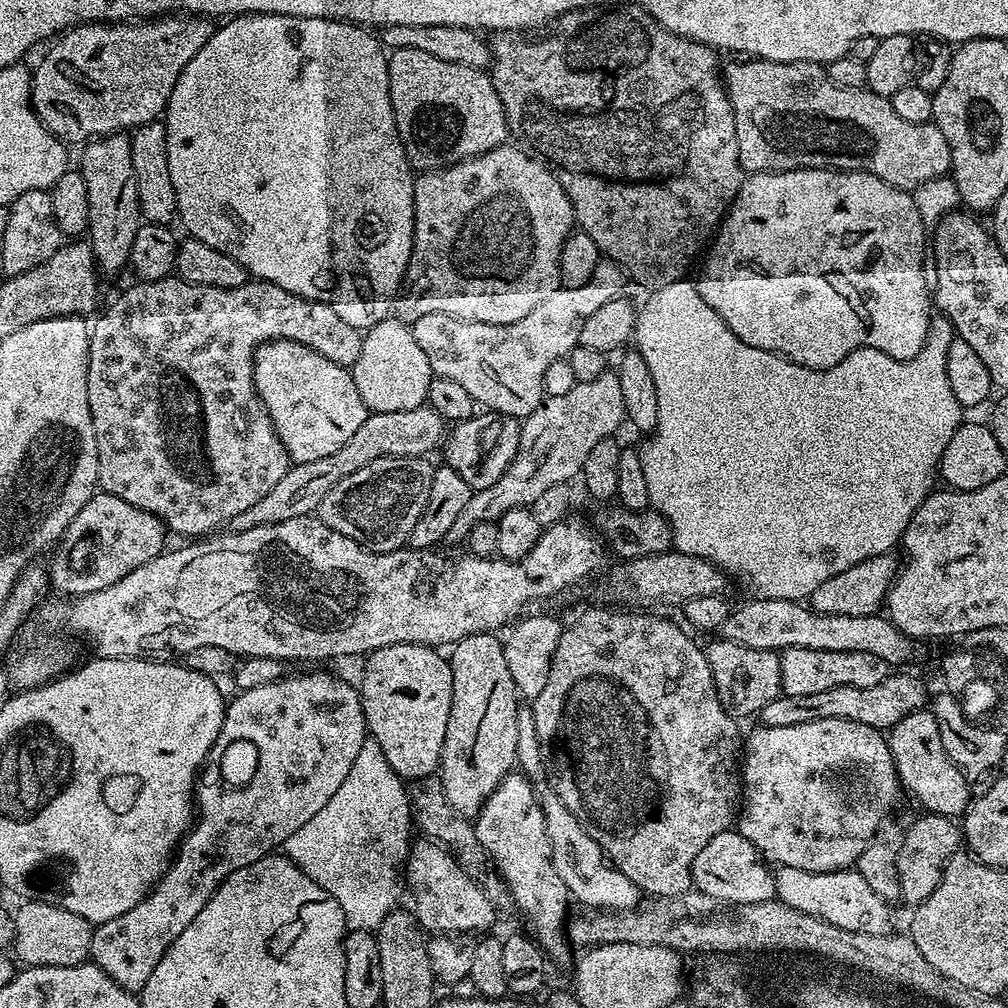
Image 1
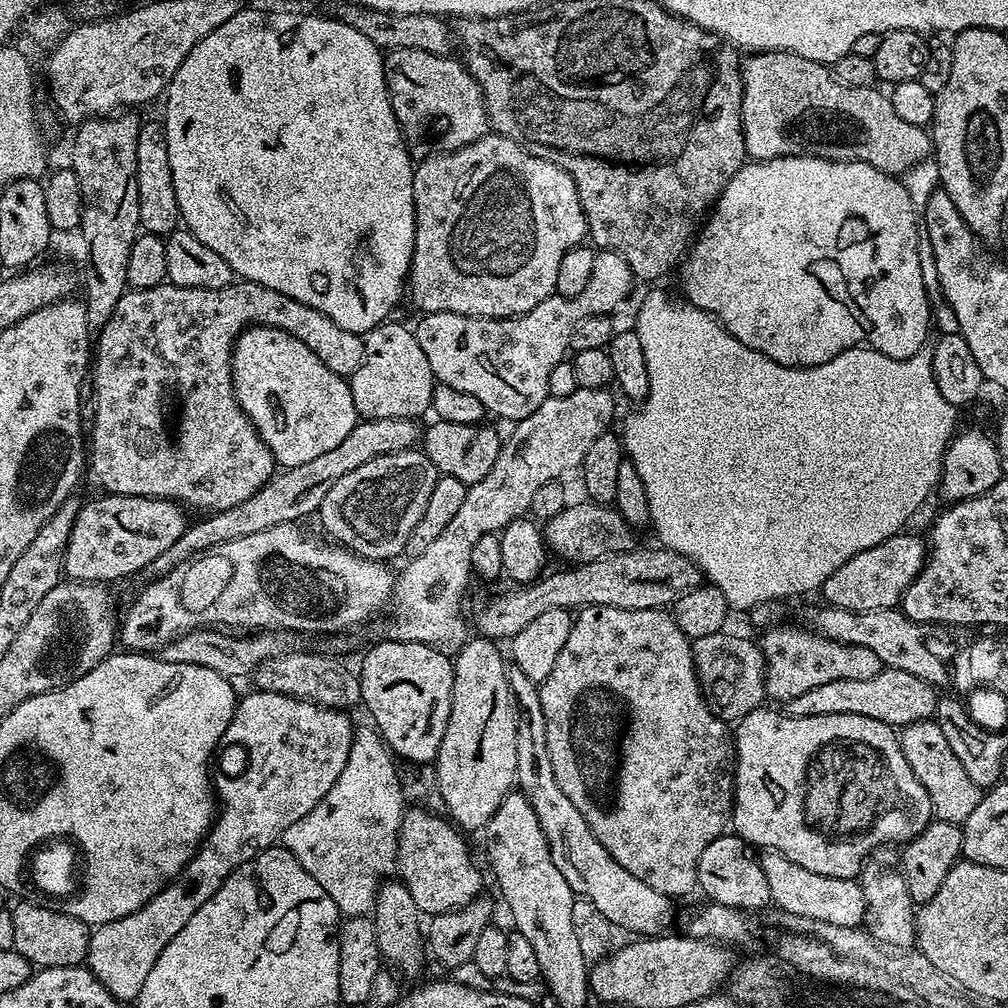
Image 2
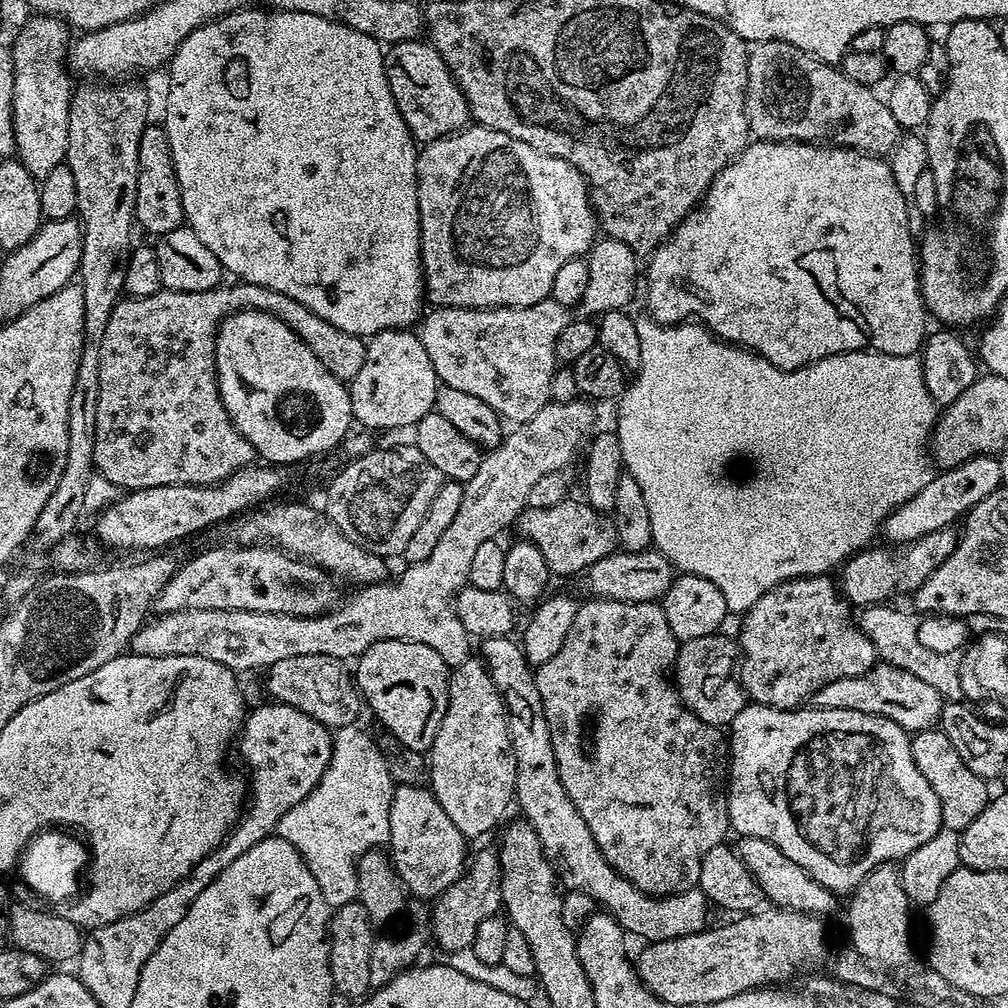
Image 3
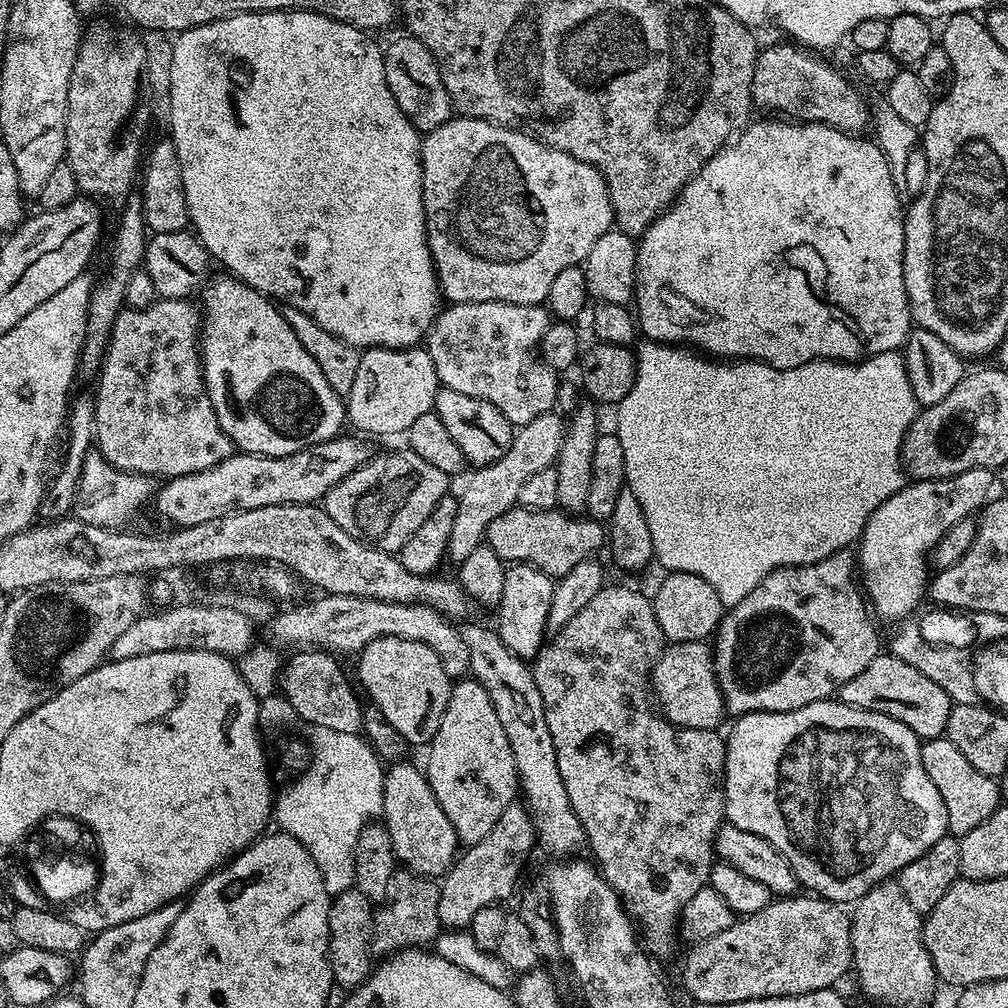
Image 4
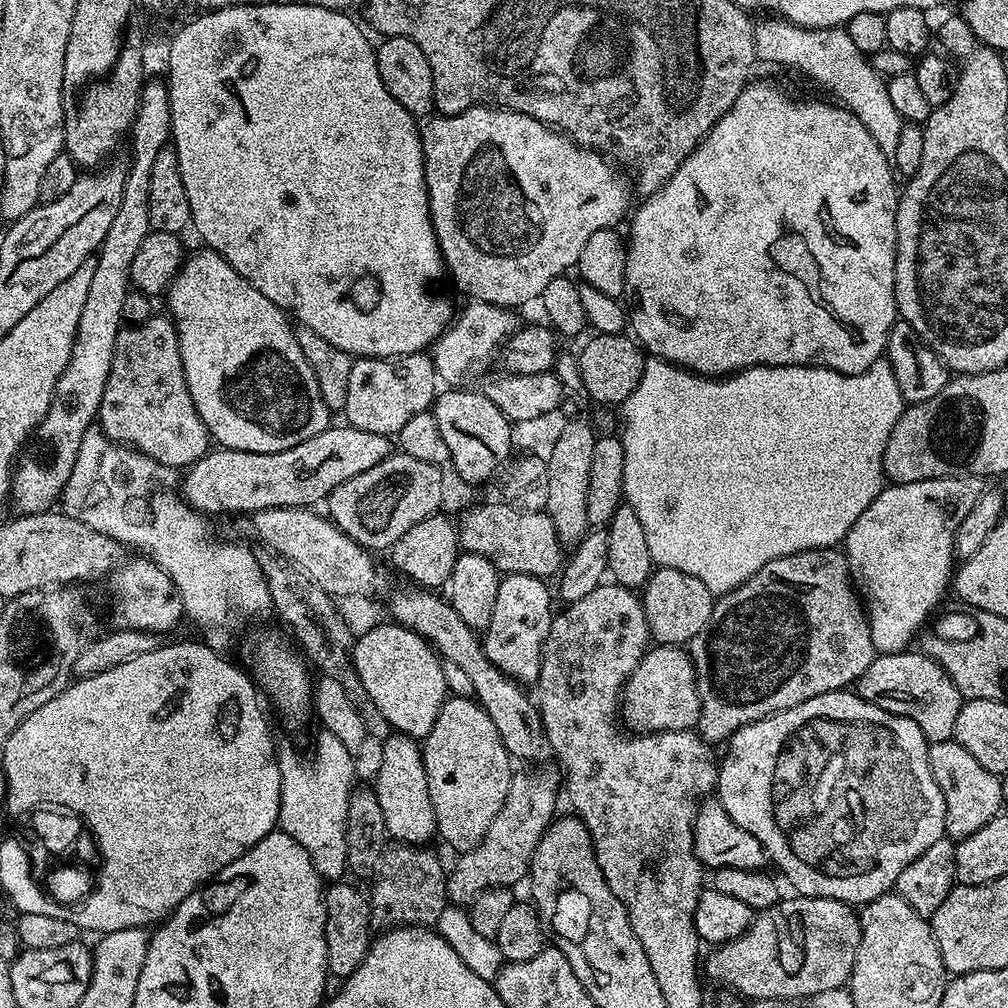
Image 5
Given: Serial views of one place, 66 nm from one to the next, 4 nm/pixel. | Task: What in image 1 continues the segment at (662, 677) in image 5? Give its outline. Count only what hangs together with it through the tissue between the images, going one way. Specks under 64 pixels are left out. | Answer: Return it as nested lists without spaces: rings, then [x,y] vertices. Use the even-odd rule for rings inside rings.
[[[716,638],[712,645],[707,645],[706,655],[722,706],[727,712],[731,712],[733,717],[755,717],[763,708],[770,706],[770,702],[774,702],[781,696],[780,652],[754,650],[750,646],[742,646],[733,640]]]

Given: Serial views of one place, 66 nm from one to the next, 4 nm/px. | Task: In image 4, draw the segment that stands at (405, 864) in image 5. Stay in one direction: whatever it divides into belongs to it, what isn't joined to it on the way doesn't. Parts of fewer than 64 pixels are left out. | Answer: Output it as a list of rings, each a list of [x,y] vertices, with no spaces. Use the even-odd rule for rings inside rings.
[[[414,878],[412,882],[397,885],[397,894],[373,909],[371,952],[373,957],[386,958],[405,948],[425,947],[435,943],[442,930],[438,918],[440,887],[431,879]]]

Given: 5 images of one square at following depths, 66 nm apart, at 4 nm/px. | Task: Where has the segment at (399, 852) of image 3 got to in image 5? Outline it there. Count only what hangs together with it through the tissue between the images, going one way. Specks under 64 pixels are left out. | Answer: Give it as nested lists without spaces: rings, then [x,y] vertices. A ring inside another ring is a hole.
[[[393,734],[383,744],[380,756],[384,761],[376,772],[374,791],[378,806],[382,806],[382,818],[386,822],[389,837],[401,845],[427,845],[427,840],[436,836],[436,819],[428,797],[421,745],[413,737],[403,734]]]

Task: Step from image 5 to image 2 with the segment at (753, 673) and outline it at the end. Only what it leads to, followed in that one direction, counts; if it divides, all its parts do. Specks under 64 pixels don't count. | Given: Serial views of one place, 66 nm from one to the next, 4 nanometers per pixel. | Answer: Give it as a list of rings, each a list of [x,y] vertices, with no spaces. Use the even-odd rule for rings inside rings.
[[[807,627],[767,629],[764,637],[759,637],[760,653],[764,655],[764,691],[781,702],[798,698],[814,686],[826,682],[838,682],[842,678],[874,678],[881,670],[881,662],[866,646],[850,646],[827,640]]]

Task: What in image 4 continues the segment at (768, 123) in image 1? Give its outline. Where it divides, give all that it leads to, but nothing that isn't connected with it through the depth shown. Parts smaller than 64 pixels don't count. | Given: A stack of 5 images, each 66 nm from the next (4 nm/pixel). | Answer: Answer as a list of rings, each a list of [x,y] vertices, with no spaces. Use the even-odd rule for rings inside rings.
[[[793,43],[772,44],[768,49],[761,51],[756,58],[756,69],[754,70],[754,82],[752,83],[752,102],[757,109],[769,108],[769,113],[779,114],[793,122],[807,122],[810,124],[829,124],[843,132],[853,134],[863,133],[864,127],[870,124],[870,108],[864,101],[864,96],[843,76],[835,72],[824,60],[819,60],[819,55],[805,50],[803,47],[795,46]]]

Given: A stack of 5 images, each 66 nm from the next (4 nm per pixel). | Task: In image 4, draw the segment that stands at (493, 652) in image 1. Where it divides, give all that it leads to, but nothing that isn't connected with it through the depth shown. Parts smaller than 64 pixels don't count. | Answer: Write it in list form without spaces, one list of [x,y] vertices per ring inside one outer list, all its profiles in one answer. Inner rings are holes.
[[[460,678],[453,683],[442,722],[426,751],[428,781],[438,806],[454,826],[457,841],[464,846],[482,842],[494,830],[494,822],[502,818],[502,810],[517,799],[518,777],[506,730],[498,722],[498,710],[494,710],[490,694],[476,679]]]

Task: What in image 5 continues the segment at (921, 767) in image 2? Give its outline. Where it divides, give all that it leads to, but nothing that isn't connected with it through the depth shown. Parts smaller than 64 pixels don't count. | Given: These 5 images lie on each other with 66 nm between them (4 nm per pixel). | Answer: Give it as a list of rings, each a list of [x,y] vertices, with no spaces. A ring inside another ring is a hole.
[[[954,738],[946,742],[938,742],[928,749],[930,770],[934,774],[934,782],[938,782],[938,790],[942,790],[942,798],[946,802],[946,818],[944,819],[944,836],[953,842],[970,838],[977,830],[982,830],[986,822],[1001,815],[1006,801],[1002,798],[1000,777],[986,766],[981,766],[974,759],[974,754],[966,750]]]

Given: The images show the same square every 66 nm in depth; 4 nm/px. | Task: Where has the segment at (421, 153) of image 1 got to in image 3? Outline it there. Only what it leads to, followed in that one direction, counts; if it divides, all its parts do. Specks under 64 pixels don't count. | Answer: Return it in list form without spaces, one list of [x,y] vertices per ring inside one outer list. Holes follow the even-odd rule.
[[[419,39],[391,45],[384,54],[384,69],[390,94],[394,94],[394,102],[417,145],[429,144],[443,136],[453,136],[469,127],[466,98],[431,42]]]

